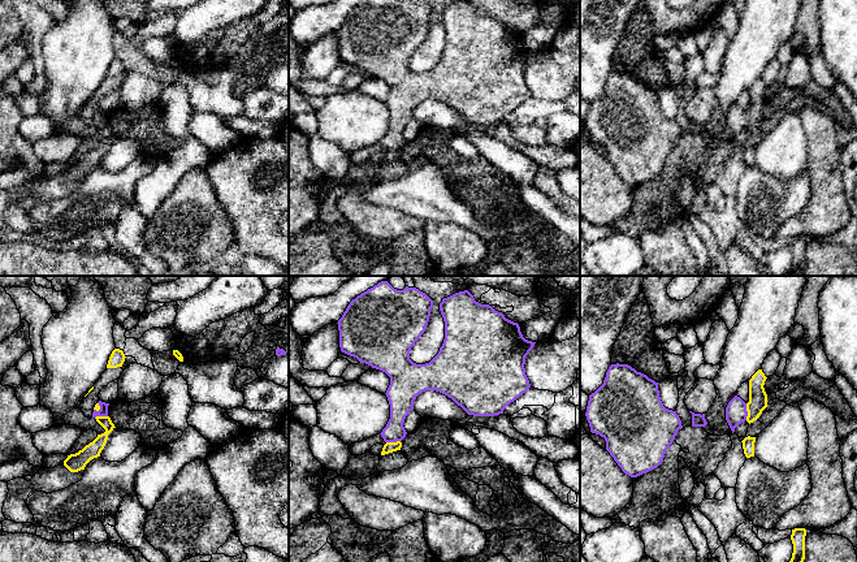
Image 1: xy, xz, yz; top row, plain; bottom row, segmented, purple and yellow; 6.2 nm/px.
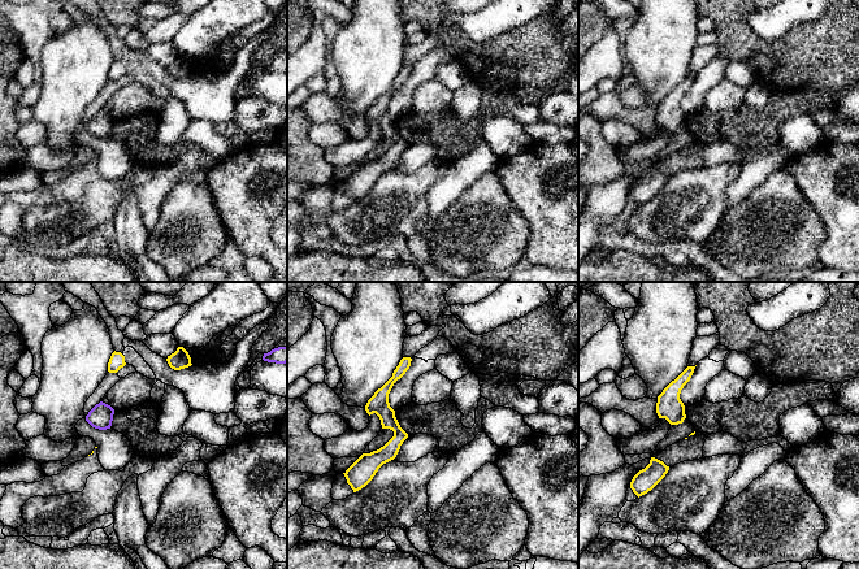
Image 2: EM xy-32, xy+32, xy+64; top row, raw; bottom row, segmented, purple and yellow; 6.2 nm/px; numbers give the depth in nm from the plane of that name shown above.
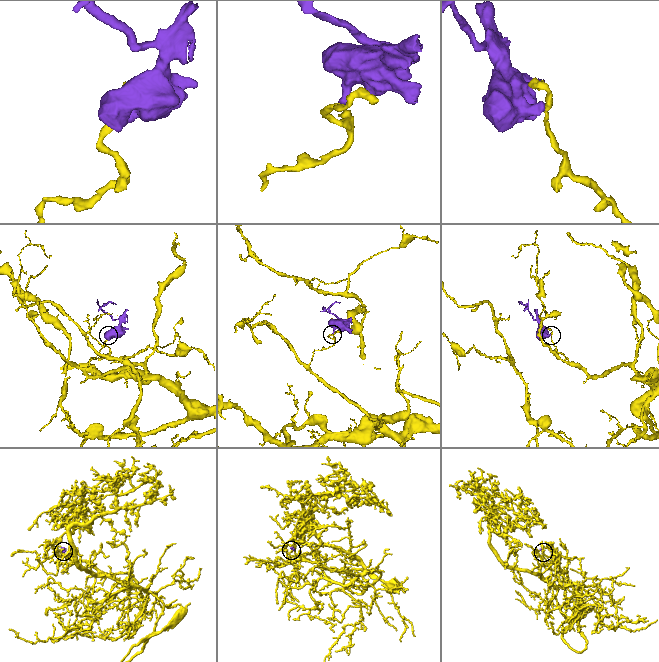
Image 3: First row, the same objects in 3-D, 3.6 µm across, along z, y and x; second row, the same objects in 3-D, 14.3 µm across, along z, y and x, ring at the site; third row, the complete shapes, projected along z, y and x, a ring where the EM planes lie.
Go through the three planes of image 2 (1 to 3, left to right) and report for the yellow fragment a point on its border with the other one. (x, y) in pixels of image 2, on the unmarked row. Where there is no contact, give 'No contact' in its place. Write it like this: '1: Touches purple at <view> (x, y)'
1: No contact
2: No contact
3: No contact

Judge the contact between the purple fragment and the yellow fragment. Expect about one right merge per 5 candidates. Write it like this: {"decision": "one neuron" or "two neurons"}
{"decision": "two neurons"}

